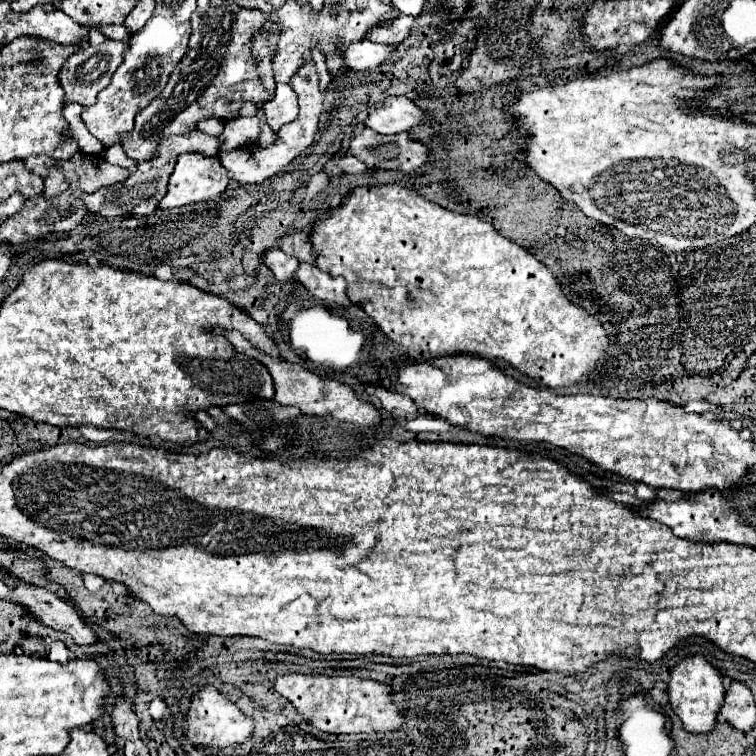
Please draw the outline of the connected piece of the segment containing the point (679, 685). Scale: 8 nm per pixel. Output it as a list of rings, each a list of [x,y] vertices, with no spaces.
[[[691,655],[683,657],[671,671],[671,679],[667,685],[669,703],[673,711],[683,721],[683,727],[691,733],[707,733],[713,729],[717,721],[717,711],[723,705],[725,687],[721,681],[719,671],[703,657],[703,655]]]

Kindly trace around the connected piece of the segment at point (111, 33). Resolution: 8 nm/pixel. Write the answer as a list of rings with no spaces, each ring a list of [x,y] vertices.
[[[107,25],[103,27],[103,35],[107,35],[109,39],[127,39],[129,31],[123,25]]]

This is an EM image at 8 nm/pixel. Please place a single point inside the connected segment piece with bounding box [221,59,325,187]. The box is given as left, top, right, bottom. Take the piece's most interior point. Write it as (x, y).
(251, 166)

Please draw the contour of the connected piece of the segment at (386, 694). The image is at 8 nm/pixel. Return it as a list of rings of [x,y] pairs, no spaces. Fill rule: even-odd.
[[[281,675],[275,679],[275,689],[289,699],[295,709],[311,721],[315,727],[327,733],[371,733],[399,729],[403,719],[391,701],[391,687],[367,681],[359,677],[327,677],[327,675]],[[351,683],[351,695],[345,691],[333,691],[333,687],[345,687]]]

